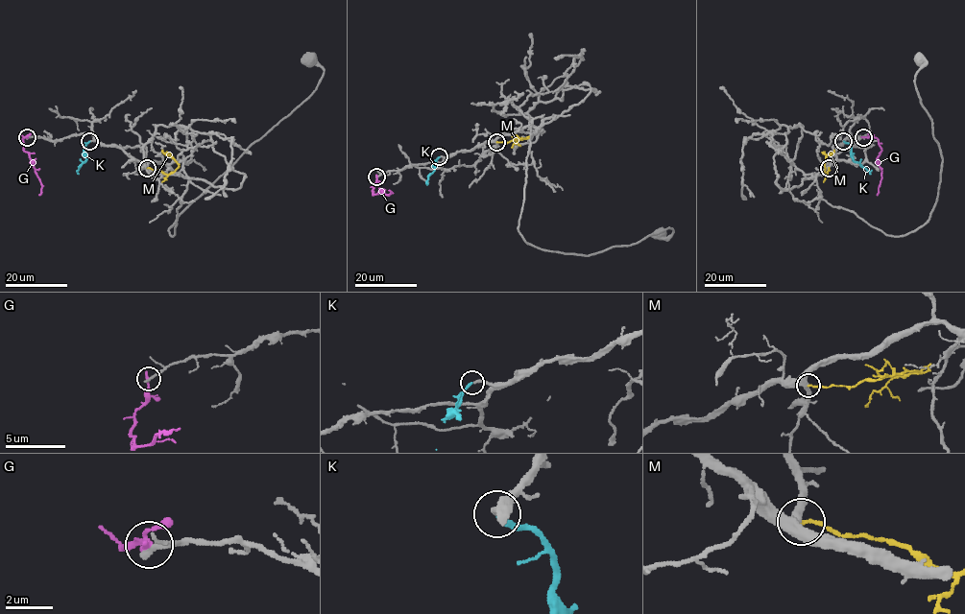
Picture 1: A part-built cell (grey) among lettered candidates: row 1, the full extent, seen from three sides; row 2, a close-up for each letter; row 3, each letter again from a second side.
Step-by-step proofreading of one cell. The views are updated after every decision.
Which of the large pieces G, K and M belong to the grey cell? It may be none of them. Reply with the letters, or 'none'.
K

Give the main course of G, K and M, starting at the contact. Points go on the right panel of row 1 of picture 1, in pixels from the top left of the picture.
G: (863, 137), (876, 137), (881, 150), (878, 157), (881, 178), (877, 195)
K: (843, 141), (852, 149), (854, 160), (872, 170)
M: (829, 167), (827, 175), (826, 156), (834, 150)

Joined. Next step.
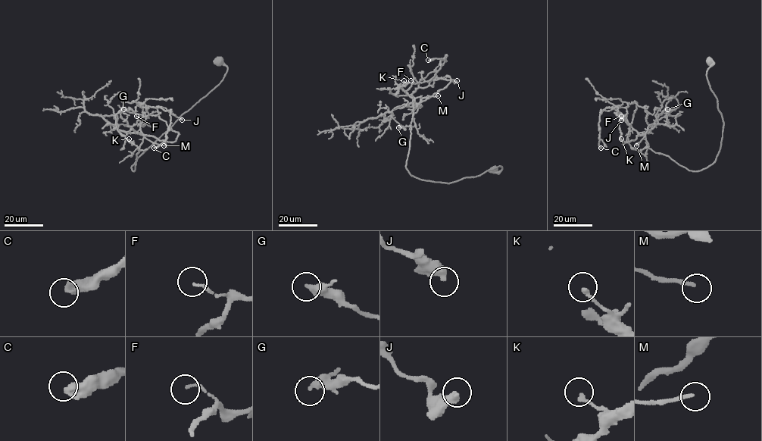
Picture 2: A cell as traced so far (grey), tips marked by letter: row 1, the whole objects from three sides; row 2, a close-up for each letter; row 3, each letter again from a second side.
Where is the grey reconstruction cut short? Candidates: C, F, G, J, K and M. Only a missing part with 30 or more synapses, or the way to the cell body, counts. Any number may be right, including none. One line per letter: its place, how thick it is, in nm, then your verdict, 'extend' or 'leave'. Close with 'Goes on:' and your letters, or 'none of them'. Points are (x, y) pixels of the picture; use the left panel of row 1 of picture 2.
C: at (154, 148); 400 nm thick; leave
F: at (136, 116); 110 nm thick; leave
G: at (123, 109); 420 nm thick; leave
J: at (182, 120); 440 nm thick; leave
K: at (129, 139); 170 nm thick; leave
M: at (163, 145); 180 nm thick; leave
Goes on: none of them

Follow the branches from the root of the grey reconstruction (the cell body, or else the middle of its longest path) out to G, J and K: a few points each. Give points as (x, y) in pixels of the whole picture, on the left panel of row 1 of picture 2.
G: (219, 61), (227, 68), (223, 79), (138, 158), (131, 167), (133, 170), (143, 133), (138, 118), (123, 109)
J: (219, 61), (227, 68), (223, 79), (131, 169), (145, 117), (137, 103), (164, 107), (182, 120)
K: (219, 61), (223, 79), (133, 170), (145, 116), (125, 101), (115, 124), (129, 139)

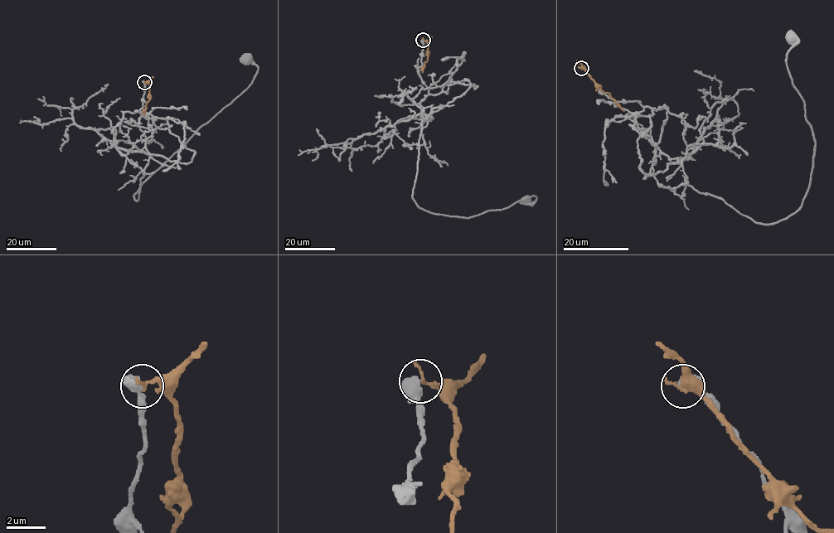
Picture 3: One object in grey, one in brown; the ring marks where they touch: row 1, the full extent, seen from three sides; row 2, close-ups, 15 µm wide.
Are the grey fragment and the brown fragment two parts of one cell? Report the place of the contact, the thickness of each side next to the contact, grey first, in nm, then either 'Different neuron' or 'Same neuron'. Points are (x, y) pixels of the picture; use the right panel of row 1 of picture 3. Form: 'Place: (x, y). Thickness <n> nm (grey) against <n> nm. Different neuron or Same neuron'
Place: (581, 68). Thickness 360 nm (grey) against 240 nm. Different neuron

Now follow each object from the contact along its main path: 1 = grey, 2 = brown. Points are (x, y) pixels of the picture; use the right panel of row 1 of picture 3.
1: (581, 68), (632, 113), (681, 118), (686, 182), (771, 224), (805, 196), (815, 145), (787, 69), (793, 37)
2: (581, 68), (624, 110)

